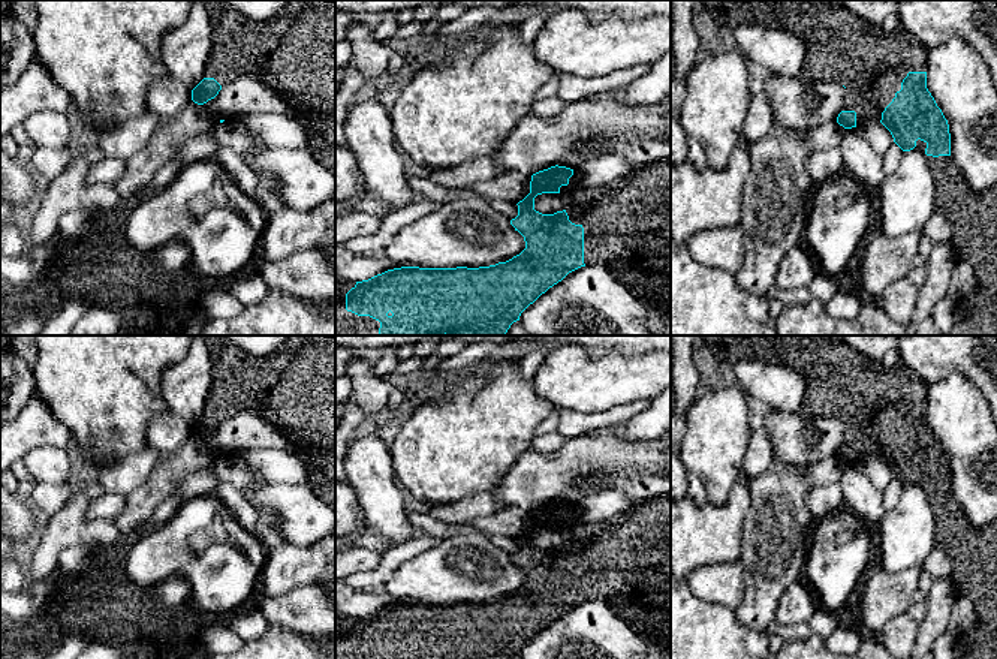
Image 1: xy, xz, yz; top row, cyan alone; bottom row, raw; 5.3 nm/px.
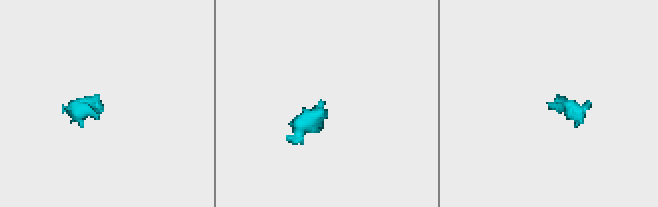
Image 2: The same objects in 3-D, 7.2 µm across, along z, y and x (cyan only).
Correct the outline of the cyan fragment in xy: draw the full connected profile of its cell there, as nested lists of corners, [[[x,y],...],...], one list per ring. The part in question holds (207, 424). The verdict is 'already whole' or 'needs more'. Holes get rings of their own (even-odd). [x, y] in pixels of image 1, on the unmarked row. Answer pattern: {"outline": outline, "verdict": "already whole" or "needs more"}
{"outline": [[[289,335],[275,352],[260,358],[216,337],[207,337],[205,343],[213,383],[192,436],[204,440],[231,416],[256,410],[304,455],[313,488],[335,508],[335,335]]], "verdict": "needs more"}

